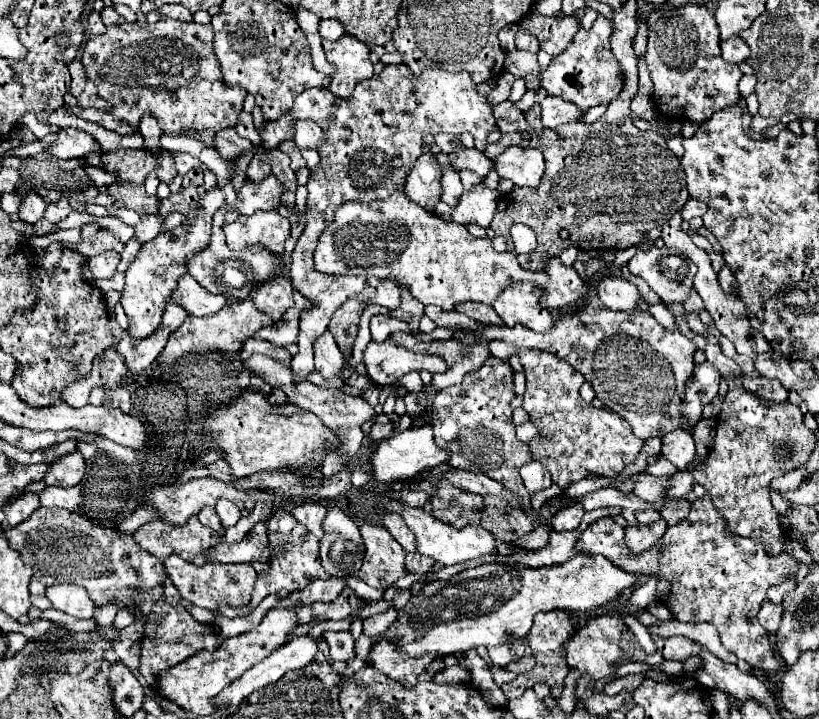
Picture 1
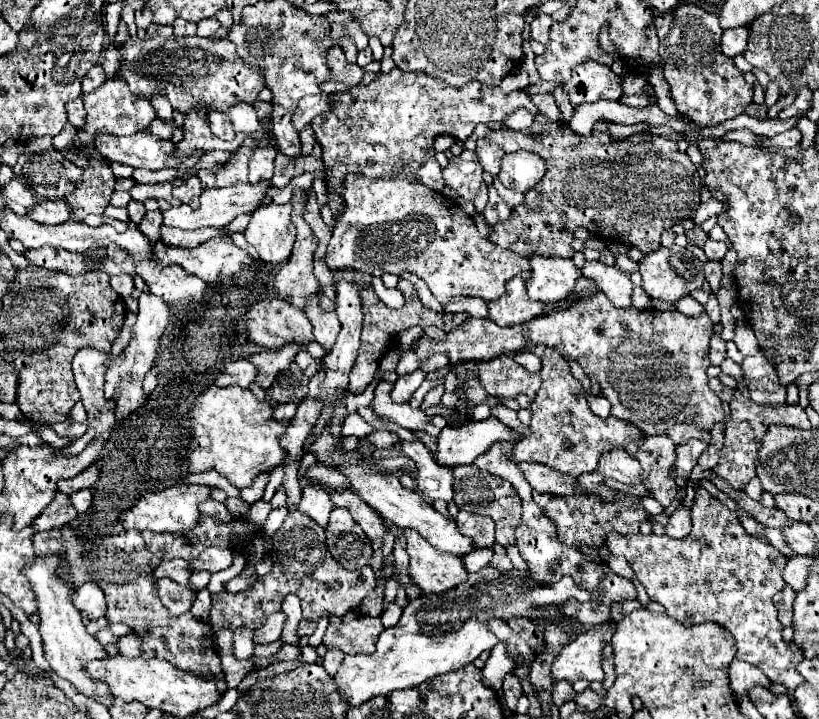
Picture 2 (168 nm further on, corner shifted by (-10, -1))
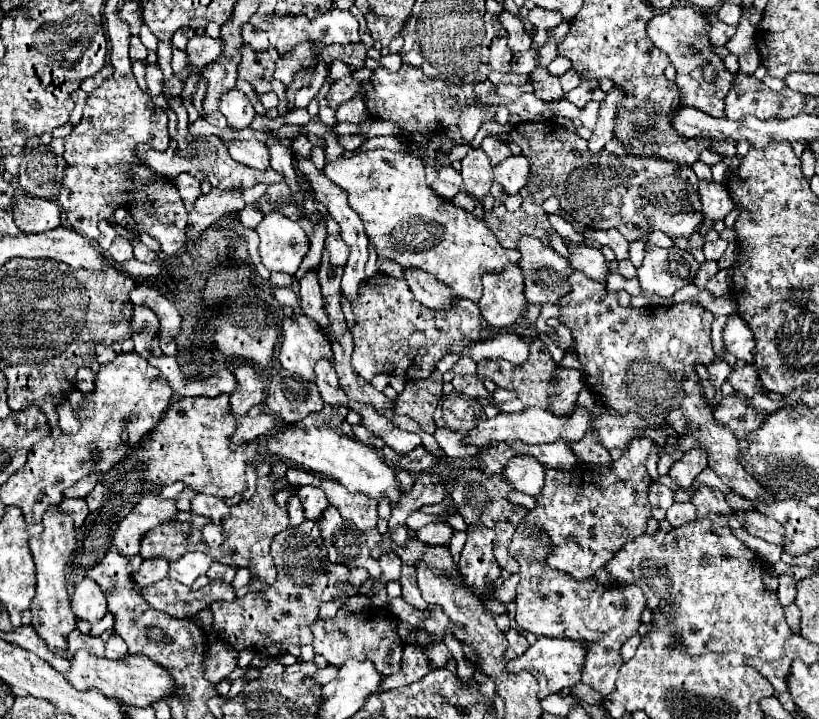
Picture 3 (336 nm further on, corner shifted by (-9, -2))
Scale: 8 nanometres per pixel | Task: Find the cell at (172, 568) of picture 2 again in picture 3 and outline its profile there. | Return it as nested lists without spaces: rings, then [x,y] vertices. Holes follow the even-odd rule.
[[[158,557],[158,559],[146,559],[142,563],[142,567],[132,575],[134,575],[136,583],[140,583],[142,587],[148,587],[148,585],[168,577],[168,569],[170,569],[170,561],[164,557]]]

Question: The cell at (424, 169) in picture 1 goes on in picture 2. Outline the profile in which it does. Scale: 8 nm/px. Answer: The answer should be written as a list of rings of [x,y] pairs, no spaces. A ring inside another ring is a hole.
[[[463,150],[459,156],[449,160],[449,166],[443,170],[445,184],[451,186],[461,198],[475,204],[477,212],[485,210],[487,204],[487,184],[483,180],[483,168],[475,152]]]

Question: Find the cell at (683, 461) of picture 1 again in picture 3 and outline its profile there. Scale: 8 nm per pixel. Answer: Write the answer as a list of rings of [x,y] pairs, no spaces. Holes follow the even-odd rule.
[[[690,449],[684,453],[684,457],[680,461],[676,461],[670,467],[670,479],[680,485],[680,487],[690,487],[694,477],[708,465],[706,463],[706,453],[702,449]]]

